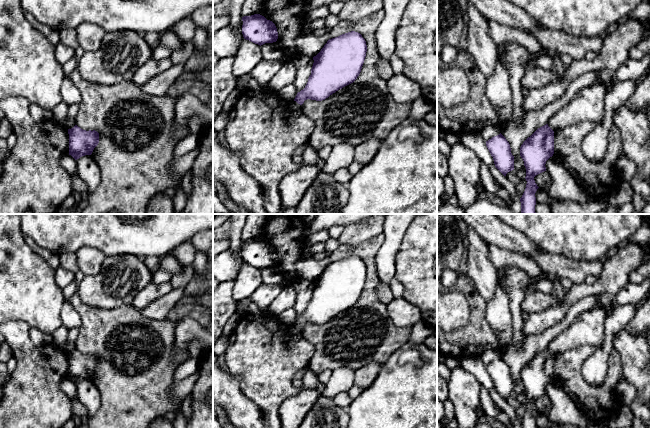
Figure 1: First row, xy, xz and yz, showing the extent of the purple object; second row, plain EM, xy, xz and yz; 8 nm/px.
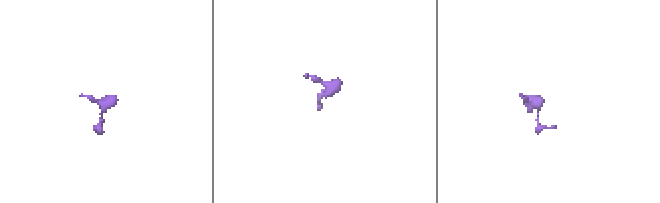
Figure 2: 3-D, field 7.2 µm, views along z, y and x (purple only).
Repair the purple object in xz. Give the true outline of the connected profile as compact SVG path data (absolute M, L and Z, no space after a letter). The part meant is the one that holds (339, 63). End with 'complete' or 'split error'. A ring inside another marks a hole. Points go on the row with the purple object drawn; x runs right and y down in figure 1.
M351 31L329 39L313 57L311 75L294 101L302 105L305 100L322 101L353 83L359 76L367 52L365 39Z | complete

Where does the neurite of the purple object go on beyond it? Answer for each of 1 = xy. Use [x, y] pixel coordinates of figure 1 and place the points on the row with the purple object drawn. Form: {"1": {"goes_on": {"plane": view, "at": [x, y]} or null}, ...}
{"1": {"goes_on": null}}

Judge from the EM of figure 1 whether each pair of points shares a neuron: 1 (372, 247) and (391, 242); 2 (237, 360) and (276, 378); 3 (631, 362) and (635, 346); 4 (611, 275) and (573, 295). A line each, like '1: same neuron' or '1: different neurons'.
1: different neurons
2: same neuron
3: same neuron
4: same neuron

